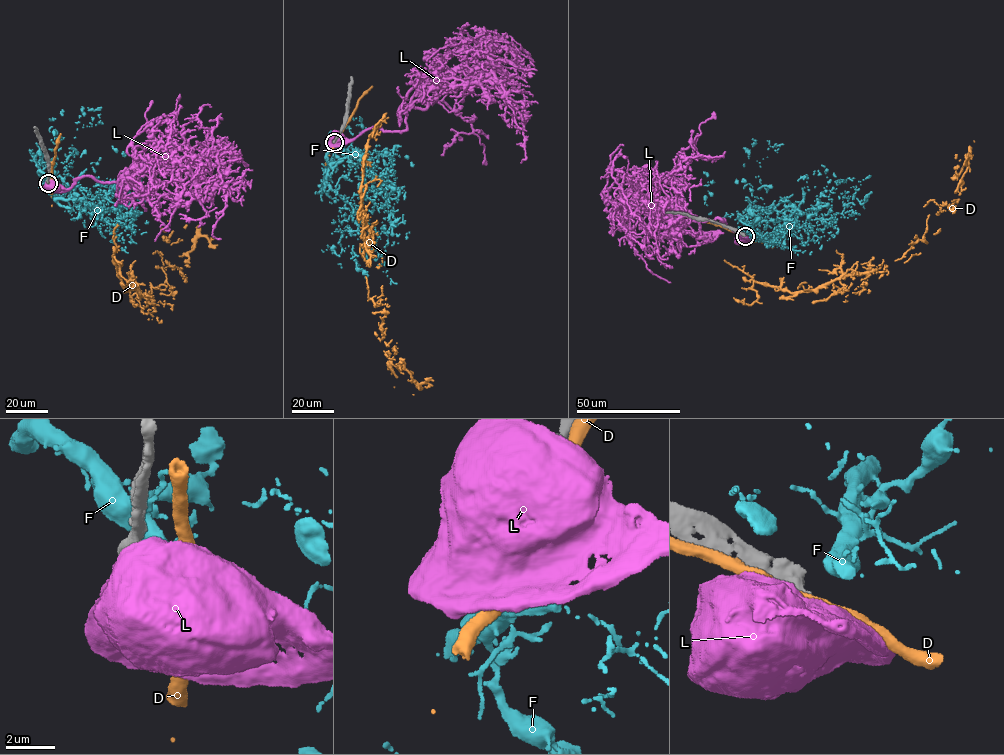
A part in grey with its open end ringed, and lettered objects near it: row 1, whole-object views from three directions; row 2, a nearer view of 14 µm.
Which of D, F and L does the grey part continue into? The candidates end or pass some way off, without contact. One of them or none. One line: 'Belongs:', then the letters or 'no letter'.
Belongs: no letter

